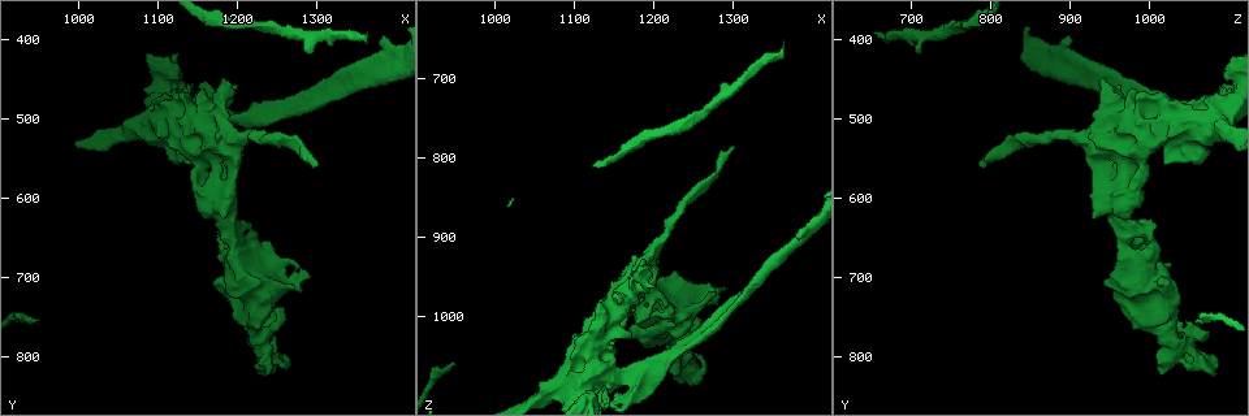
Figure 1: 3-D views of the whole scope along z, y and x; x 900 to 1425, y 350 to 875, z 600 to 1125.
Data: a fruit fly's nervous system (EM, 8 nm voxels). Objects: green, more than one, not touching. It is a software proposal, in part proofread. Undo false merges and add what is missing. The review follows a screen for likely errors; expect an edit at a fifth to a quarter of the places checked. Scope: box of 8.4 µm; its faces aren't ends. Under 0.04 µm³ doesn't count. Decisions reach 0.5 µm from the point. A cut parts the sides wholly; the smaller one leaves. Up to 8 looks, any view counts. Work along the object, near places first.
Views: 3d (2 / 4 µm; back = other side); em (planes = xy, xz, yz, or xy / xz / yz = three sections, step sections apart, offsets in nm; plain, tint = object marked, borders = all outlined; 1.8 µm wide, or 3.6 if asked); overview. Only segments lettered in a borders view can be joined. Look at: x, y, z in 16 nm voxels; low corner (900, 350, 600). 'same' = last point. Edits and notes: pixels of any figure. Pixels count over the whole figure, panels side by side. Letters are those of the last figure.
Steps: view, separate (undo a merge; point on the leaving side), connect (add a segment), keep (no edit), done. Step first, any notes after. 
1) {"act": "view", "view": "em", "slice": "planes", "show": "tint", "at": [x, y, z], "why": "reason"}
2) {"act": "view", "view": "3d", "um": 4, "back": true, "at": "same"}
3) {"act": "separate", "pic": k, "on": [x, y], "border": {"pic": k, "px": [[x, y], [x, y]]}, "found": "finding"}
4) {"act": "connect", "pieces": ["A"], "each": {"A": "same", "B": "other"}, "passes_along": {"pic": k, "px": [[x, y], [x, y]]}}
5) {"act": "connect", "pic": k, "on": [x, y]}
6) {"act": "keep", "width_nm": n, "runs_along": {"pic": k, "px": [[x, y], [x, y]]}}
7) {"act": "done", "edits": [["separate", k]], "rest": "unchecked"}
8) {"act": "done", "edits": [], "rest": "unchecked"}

{"act": "view", "view": "3d", "um": 2, "at": [1190, 615, 945], "why": "side arm on a straight run"}

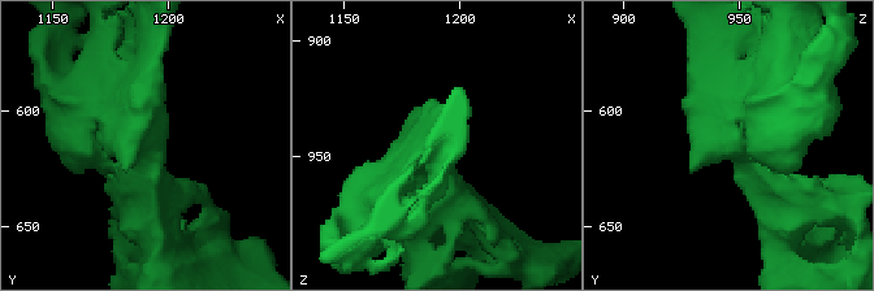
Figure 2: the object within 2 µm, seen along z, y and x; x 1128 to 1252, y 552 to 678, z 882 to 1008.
{"act": "view", "view": "em", "slice": "planes", "show": "plain", "at": [1190, 612, 946], "why": "shape alone is not enough"}

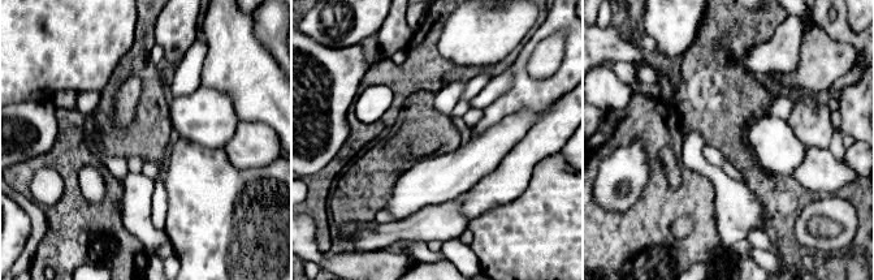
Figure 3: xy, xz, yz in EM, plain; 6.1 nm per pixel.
{"act": "view", "view": "em", "slice": "planes", "show": "borders", "at": "same", "why": "what lies round it"}

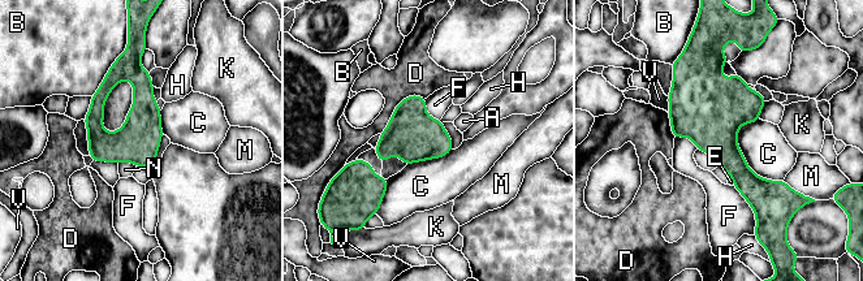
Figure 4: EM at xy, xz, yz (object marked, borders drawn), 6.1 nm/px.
{"act": "keep", "width_nm": 260, "each": {"A": "other", "B": "other", "C": "other", "D": "other", "E": "other", "F": "other", "H": "other", "K": "other", "M": "other", "N": "other", "V": "other"}, "border": {"pic": 4, "px": [[697, 148], [707, 152], [720, 165]]}, "found": "continuous, no second neuron"}

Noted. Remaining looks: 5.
{"act": "view", "view": "3d", "um": 2, "back": true, "at": [1275, 680, 975], "why": "an open end"}

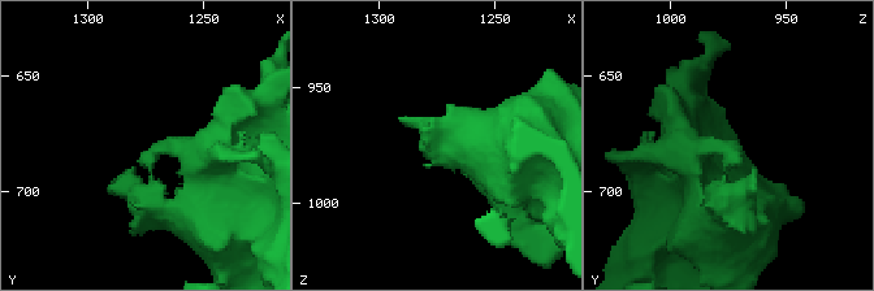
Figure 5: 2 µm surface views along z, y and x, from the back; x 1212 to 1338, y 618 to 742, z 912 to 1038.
{"act": "view", "view": "em", "slice": "xy", "step": 8, "show": "tint", "at": [1274, 681, 970]}

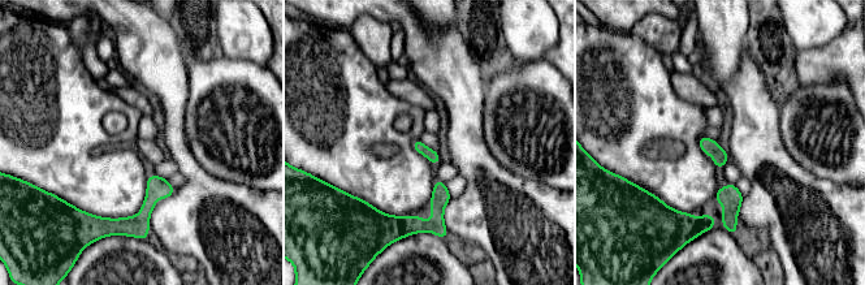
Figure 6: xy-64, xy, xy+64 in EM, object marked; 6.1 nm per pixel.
{"act": "view", "view": "em", "slice": "planes", "show": "borders", "at": "same"}

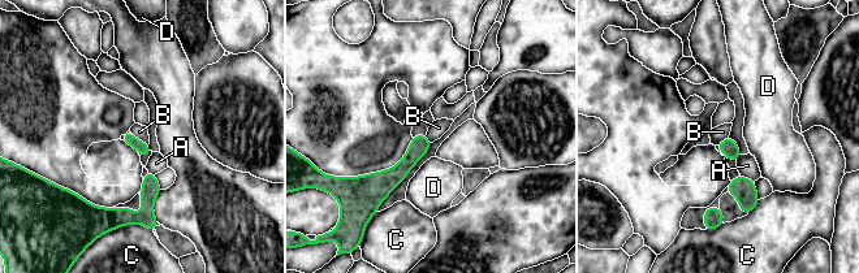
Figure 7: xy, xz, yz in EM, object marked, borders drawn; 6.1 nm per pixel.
{"act": "keep", "each": {"A": "other", "B": "other", "C": "other", "D": "other"}, "border": {"pic": 7, "px": [[133, 134], [147, 144]]}, "found": "none of them fits"}

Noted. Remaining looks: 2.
{"act": "view", "view": "em", "slice": "planes", "show": "borders", "at": [1225, 770, 1010], "why": "branch point"}

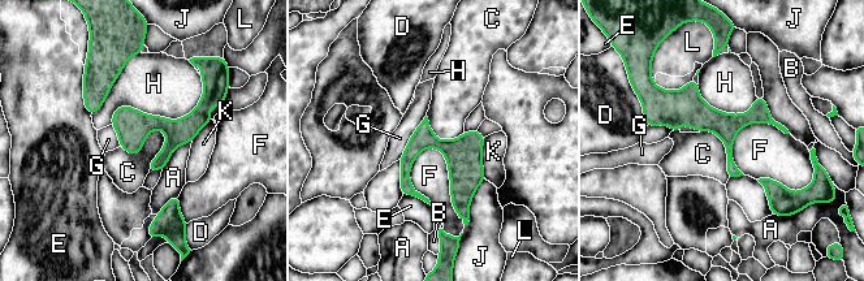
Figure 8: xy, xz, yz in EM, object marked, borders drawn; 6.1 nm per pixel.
{"act": "keep", "each": {"A": "other", "B": "other", "C": "other", "D": "other", "E": "other", "F": "other", "G": "other", "H": "other", "J": "other", "K": "other", "L": "other"}, "runs_along": {"pic": 8, "px": [[649, 119], [769, 120]]}, "found": "all the same neuron"}

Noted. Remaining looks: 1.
{"act": "done", "edits": [], "rest": "unchecked"}

